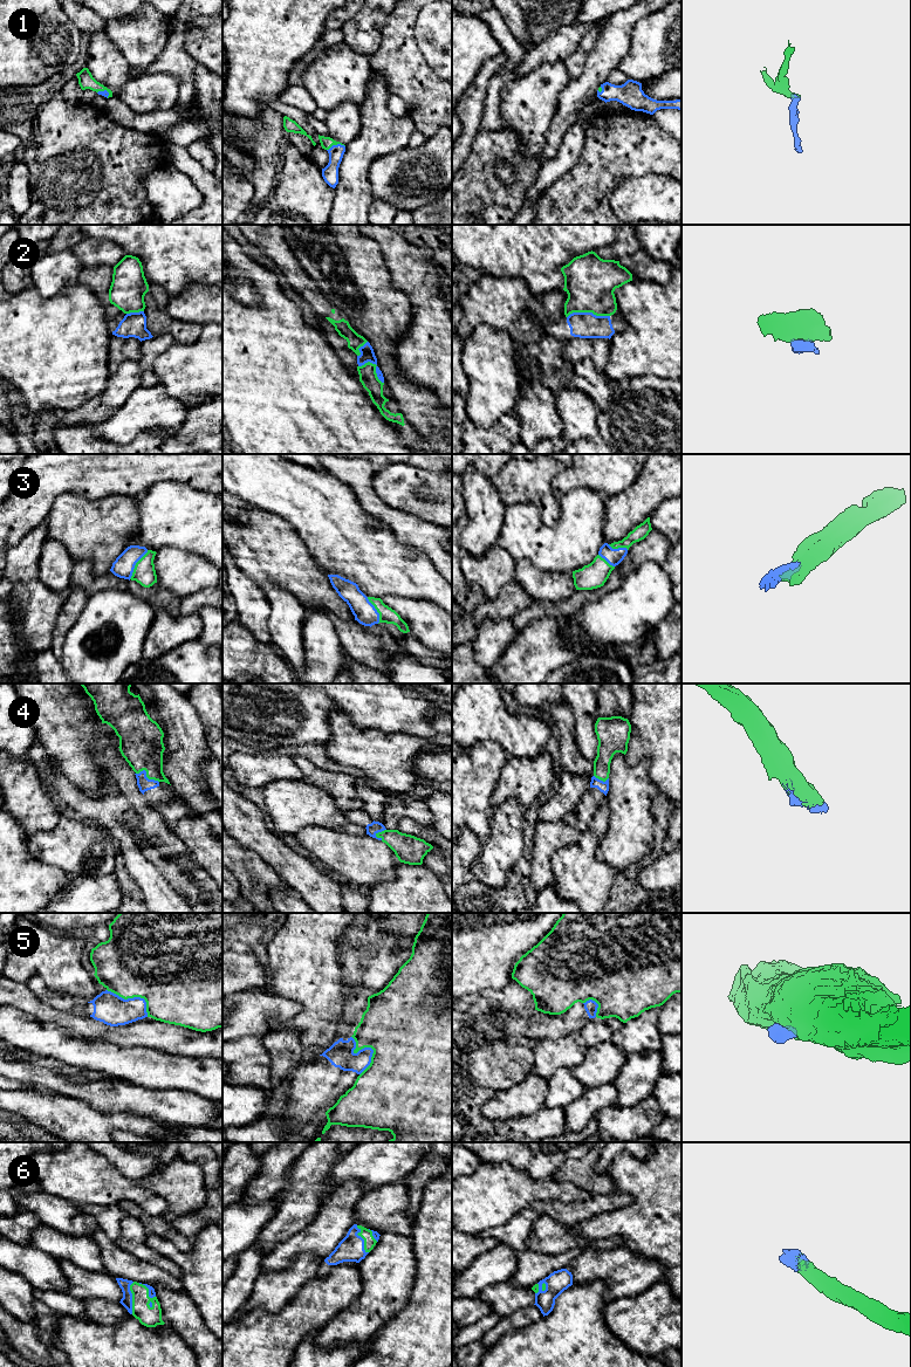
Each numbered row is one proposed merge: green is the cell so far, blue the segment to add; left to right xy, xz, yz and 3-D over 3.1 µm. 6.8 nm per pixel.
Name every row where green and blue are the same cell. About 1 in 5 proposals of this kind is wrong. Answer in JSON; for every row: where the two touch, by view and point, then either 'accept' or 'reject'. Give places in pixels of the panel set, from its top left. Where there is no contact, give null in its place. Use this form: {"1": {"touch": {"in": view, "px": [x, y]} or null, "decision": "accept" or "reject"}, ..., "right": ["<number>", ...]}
{"1": {"touch": {"in": "xz", "px": [335, 144]}, "decision": "accept"}, "2": {"touch": {"in": "yz", "px": [588, 311]}, "decision": "reject"}, "3": {"touch": {"in": "xy", "px": [136, 564]}, "decision": "accept"}, "4": {"touch": {"in": "xy", "px": [146, 775]}, "decision": "accept"}, "5": {"touch": {"in": "xz", "px": [368, 1046]}, "decision": "reject"}, "6": {"touch": {"in": "xz", "px": [363, 1238]}, "decision": "accept"}, "right": ["1", "3", "4", "6"]}

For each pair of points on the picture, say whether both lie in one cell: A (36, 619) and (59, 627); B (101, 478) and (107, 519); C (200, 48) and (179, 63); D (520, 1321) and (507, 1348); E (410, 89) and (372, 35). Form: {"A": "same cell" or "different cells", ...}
{"A": "different cells", "B": "different cells", "C": "different cells", "D": "different cells", "E": "different cells"}

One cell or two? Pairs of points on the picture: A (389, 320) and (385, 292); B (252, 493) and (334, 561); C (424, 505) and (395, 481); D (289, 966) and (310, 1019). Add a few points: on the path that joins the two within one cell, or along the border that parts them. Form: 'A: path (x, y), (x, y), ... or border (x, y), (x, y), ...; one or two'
A: path (385, 313), (385, 299); one
B: path (275, 493), (321, 537); one
C: path (417, 500), (402, 487); one
D: path (302, 979), (310, 987), (310, 1007); one

